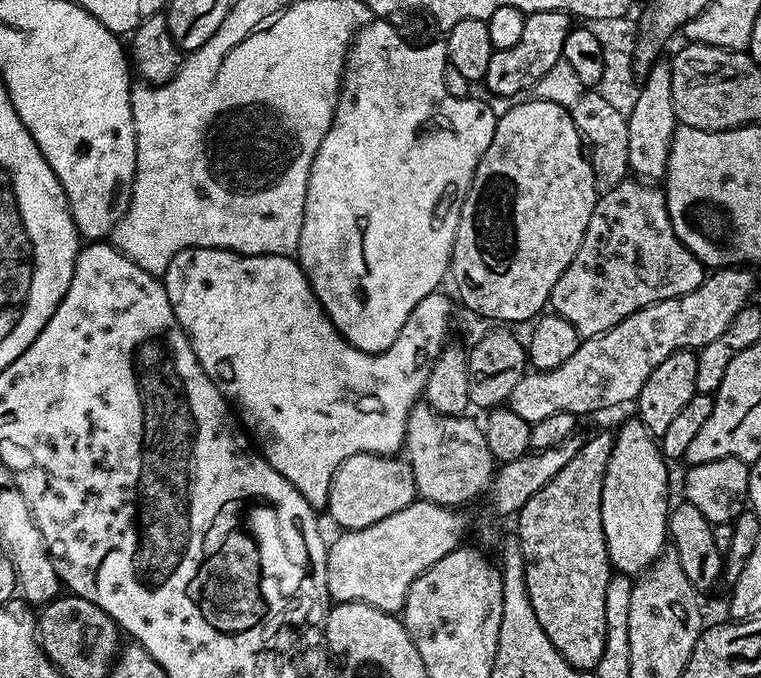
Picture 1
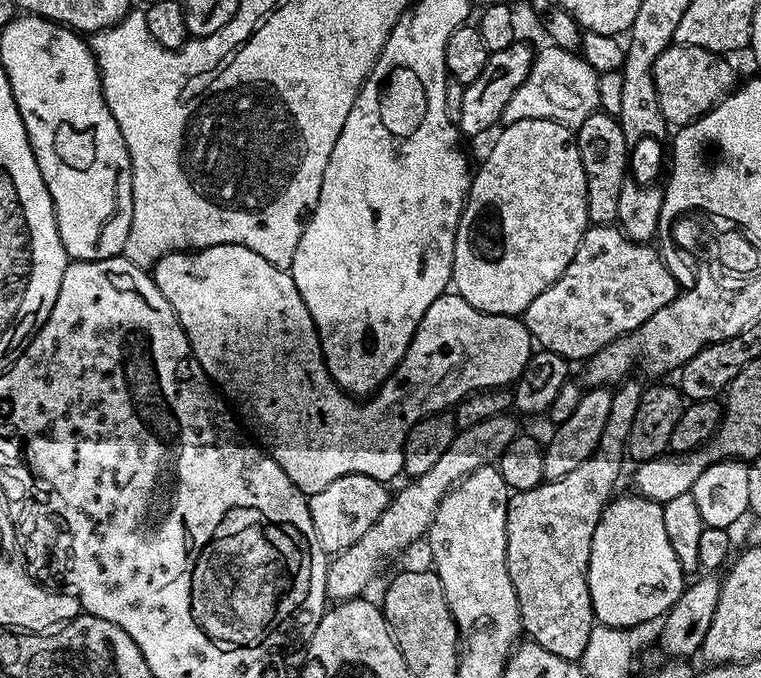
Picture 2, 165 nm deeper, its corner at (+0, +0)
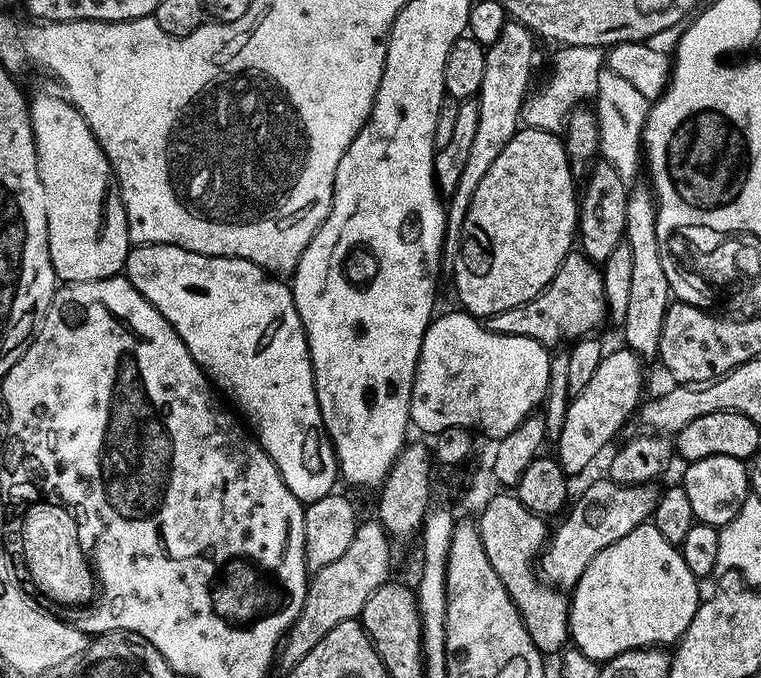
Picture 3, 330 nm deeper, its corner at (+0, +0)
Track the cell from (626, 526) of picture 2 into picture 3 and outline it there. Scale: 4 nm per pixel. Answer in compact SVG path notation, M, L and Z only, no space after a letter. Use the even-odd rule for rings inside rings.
M655 523L640 524L626 538L618 538L602 550L586 566L582 578L570 592L570 640L586 658L607 662L618 654L635 648L672 646L684 635L694 614L700 609L702 595L698 577L690 574L690 566L682 558L679 547L672 544L657 530Z

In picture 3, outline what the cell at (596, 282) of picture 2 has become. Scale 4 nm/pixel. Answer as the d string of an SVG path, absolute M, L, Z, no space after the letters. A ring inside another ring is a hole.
M573 250L562 262L562 266L554 274L554 278L532 299L531 302L522 302L522 306L514 306L510 310L502 310L496 316L489 316L486 327L491 332L498 334L514 334L522 338L534 338L545 346L560 346L563 340L575 342L583 340L595 328L600 328L608 320L608 303L604 297L604 273L597 265L593 264L583 251Z

